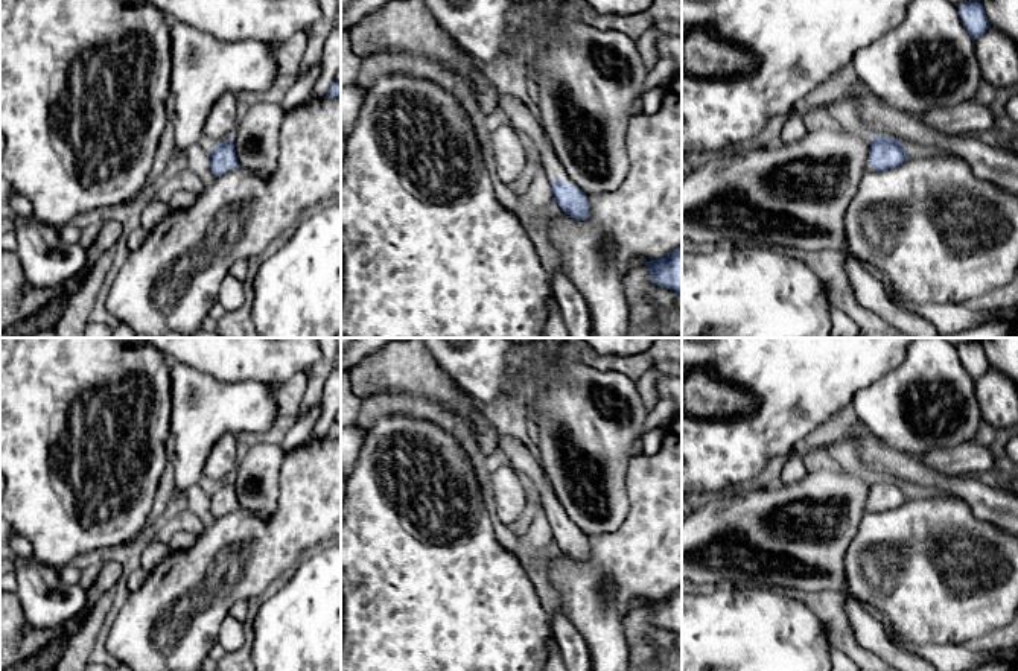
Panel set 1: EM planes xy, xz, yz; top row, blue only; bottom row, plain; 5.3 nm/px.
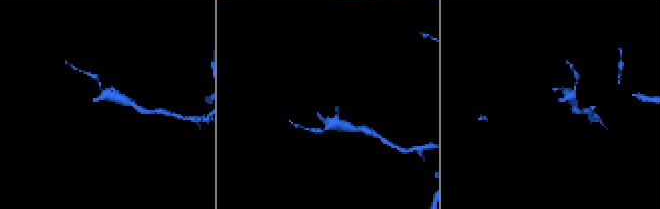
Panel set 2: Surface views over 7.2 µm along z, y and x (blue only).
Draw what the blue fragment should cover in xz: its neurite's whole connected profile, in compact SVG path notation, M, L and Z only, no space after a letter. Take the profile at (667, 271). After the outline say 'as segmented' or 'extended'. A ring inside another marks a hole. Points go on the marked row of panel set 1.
M682 245L666 256L644 262L651 271L650 281L682 294Z; as segmented

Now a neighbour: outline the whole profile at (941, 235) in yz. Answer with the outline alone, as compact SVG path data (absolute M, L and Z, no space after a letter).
M957 155L908 158L902 164L866 172L852 199L845 231L851 254L881 271L896 298L911 304L965 304L1007 285L1018 268L1018 196L974 175Z

